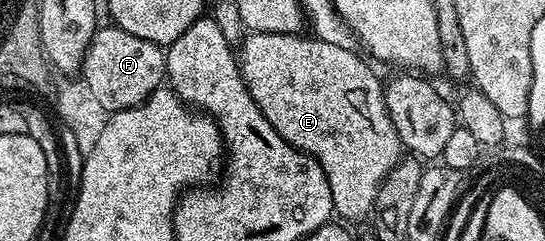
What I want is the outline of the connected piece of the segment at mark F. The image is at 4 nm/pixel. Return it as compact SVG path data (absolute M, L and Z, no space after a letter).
M115 27L97 28L94 39L84 56L82 78L91 93L110 114L142 104L166 77L166 53L150 39L138 39L130 31Z

